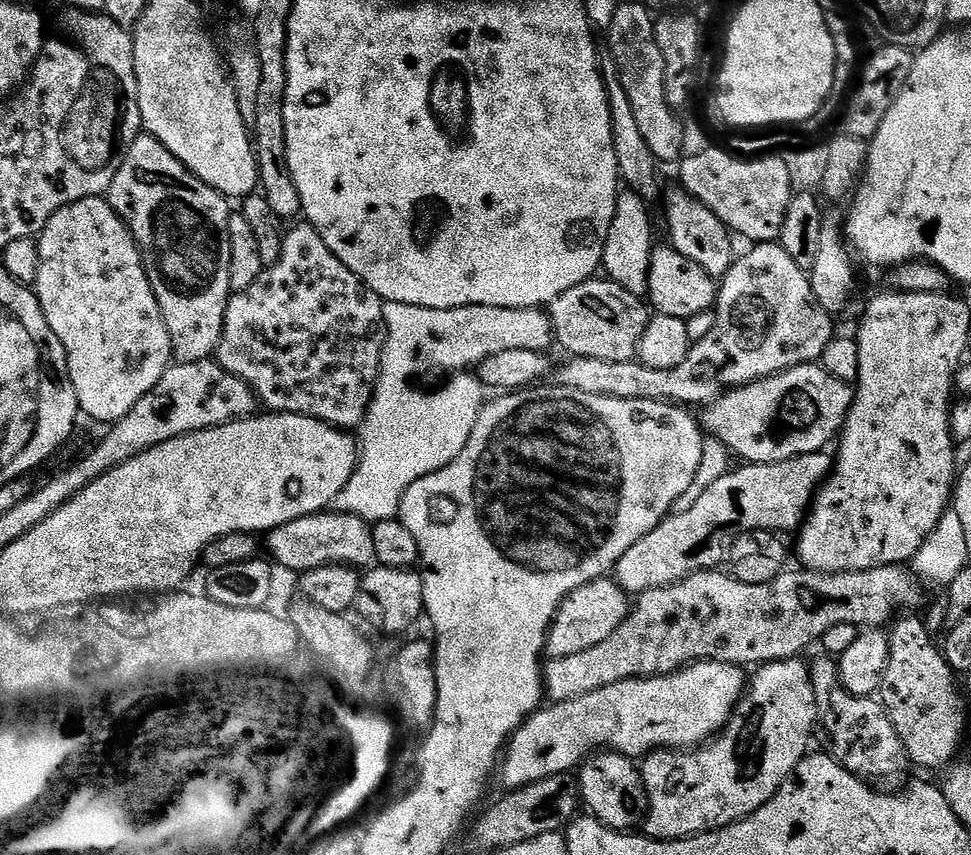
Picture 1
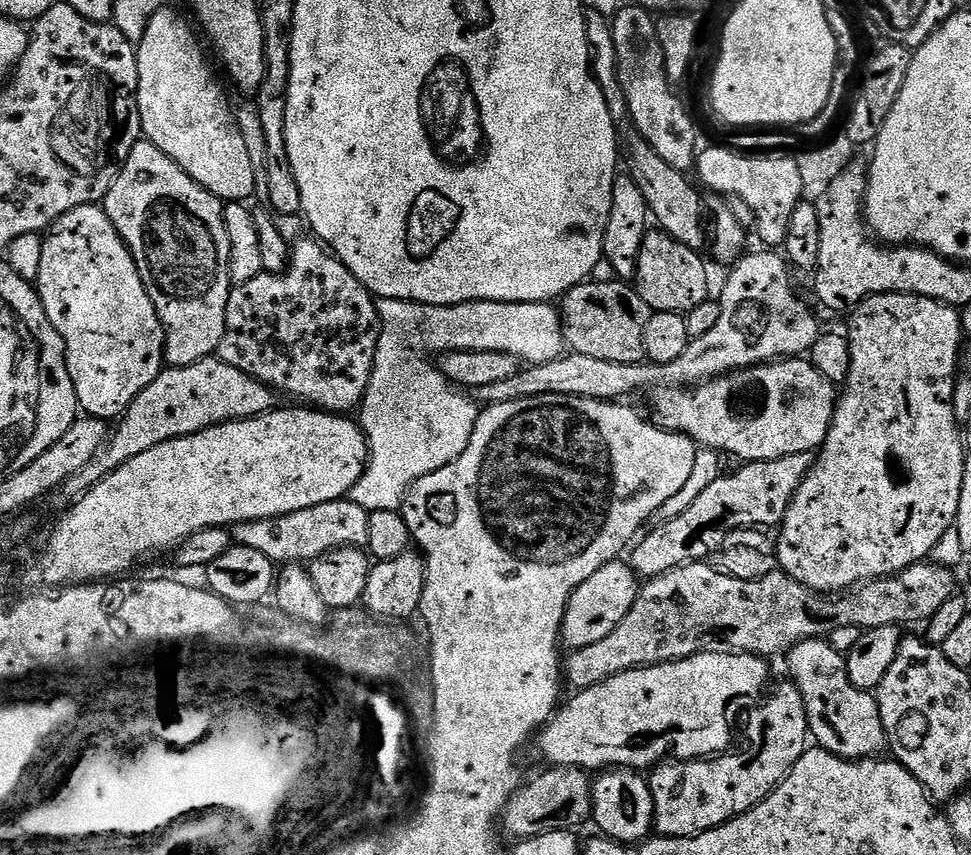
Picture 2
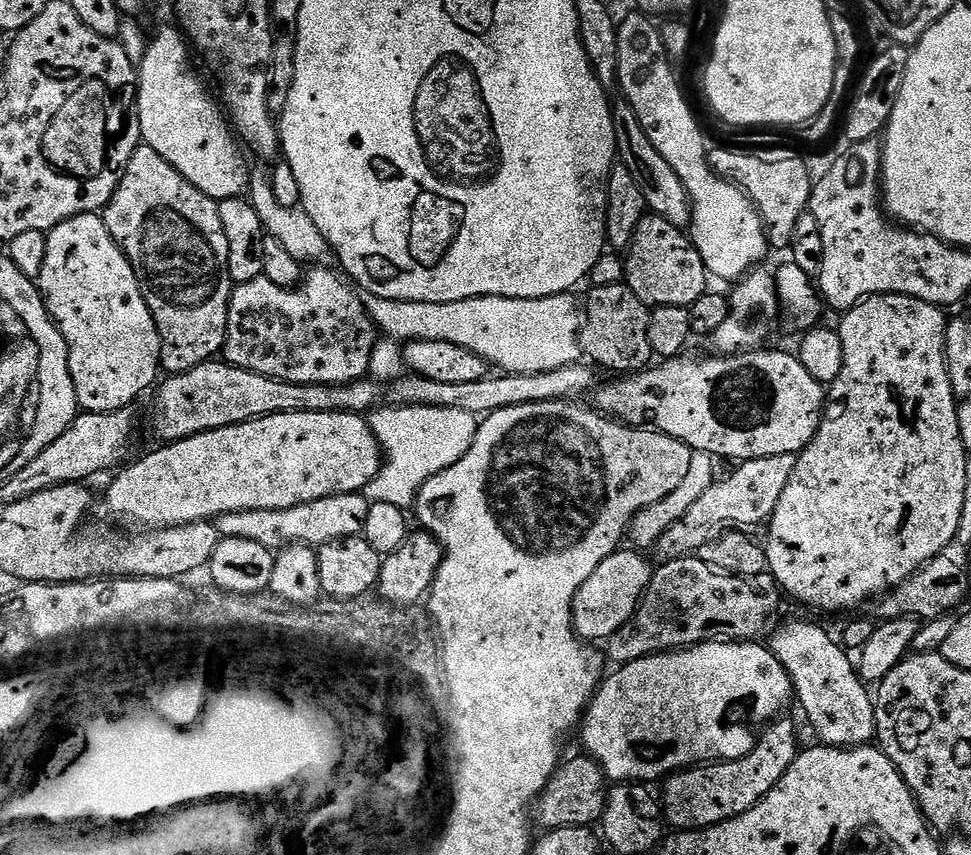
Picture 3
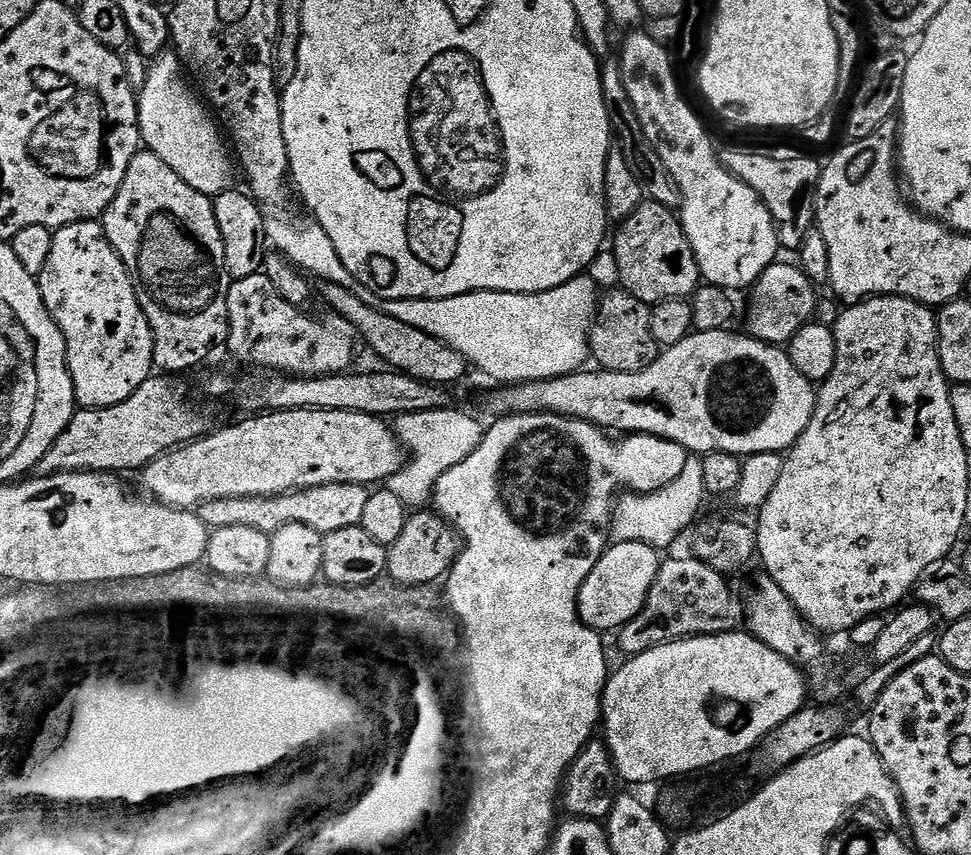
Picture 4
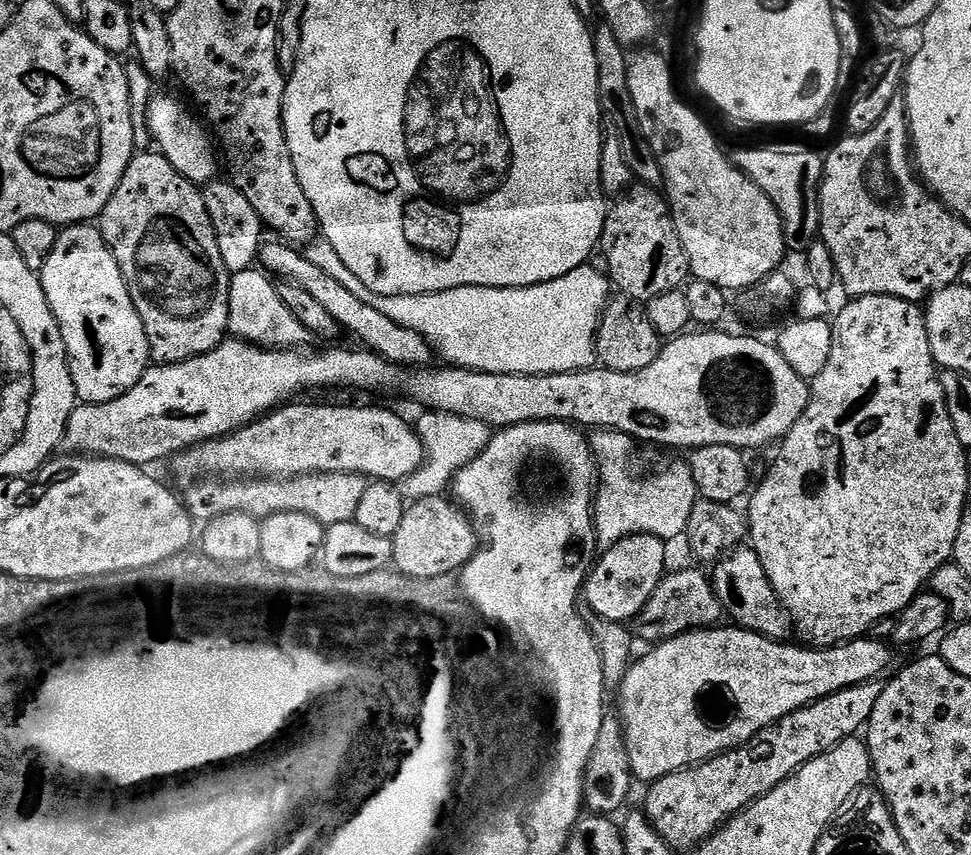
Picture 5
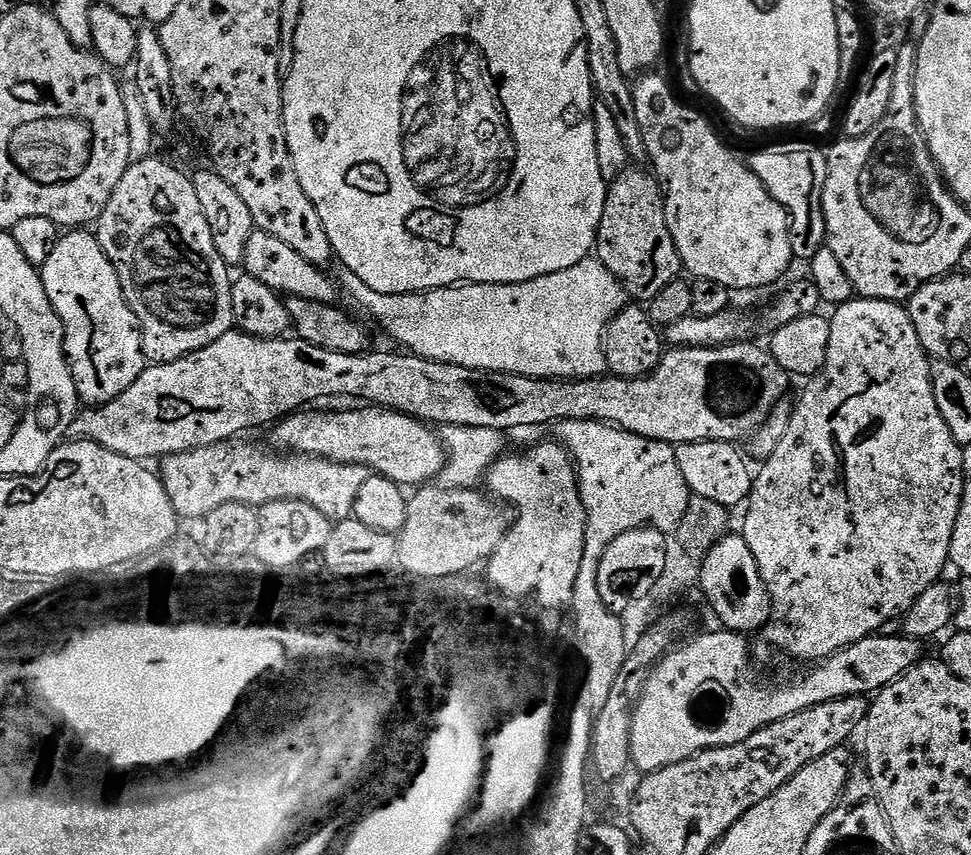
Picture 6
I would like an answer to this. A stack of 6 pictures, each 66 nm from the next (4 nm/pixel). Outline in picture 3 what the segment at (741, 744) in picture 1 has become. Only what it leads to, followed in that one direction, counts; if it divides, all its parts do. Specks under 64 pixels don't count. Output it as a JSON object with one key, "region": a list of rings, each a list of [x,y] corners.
{"region":[[[780,718],[775,722],[769,723],[761,731],[765,731],[761,736],[759,733],[758,739],[753,743],[748,756],[743,756],[737,760],[709,762],[703,766],[693,766],[673,772],[662,784],[662,787],[664,787],[663,819],[667,823],[669,820],[674,826],[673,829],[676,830],[699,830],[709,828],[715,824],[721,824],[735,816],[746,814],[746,810],[753,808],[766,794],[770,794],[770,790],[774,790],[774,786],[782,778],[782,774],[786,774],[786,770],[791,766],[798,754],[798,747],[796,748],[796,728],[790,721],[784,719]]]}

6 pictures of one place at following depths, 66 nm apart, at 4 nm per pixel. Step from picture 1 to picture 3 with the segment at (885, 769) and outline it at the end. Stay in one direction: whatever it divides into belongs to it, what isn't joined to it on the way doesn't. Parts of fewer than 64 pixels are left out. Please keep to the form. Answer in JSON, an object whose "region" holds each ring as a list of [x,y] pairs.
{"region":[[[788,620],[771,633],[772,653],[782,662],[792,683],[795,699],[816,731],[821,745],[833,748],[864,746],[876,734],[876,705],[869,685],[860,678],[857,665],[847,651],[827,632],[808,620]]]}

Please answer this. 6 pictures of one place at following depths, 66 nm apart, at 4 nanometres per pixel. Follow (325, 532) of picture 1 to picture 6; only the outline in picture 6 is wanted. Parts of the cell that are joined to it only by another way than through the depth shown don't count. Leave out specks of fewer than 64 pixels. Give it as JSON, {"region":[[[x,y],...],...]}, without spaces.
{"region":[[[237,438],[235,440],[227,440],[221,444],[215,444],[214,446],[206,446],[205,448],[199,448],[198,450],[190,450],[189,452],[183,452],[182,454],[174,454],[173,456],[165,456],[159,461],[160,468],[158,467],[158,475],[160,481],[164,484],[166,494],[170,498],[170,502],[174,506],[177,517],[183,518],[184,516],[188,520],[196,520],[196,522],[203,521],[204,517],[210,514],[210,510],[218,510],[218,506],[222,506],[226,502],[242,502],[243,504],[251,504],[253,506],[261,506],[263,504],[278,502],[279,500],[305,500],[306,503],[310,503],[315,509],[320,510],[322,514],[326,516],[331,522],[338,520],[347,520],[352,516],[354,510],[354,498],[358,498],[358,493],[363,484],[366,482],[366,478],[370,474],[370,470],[366,466],[361,464],[339,464],[333,460],[324,460],[320,456],[301,456],[299,454],[280,454],[282,456],[276,457],[274,453],[267,452],[264,448],[259,448],[256,444],[247,444],[247,439]]]}

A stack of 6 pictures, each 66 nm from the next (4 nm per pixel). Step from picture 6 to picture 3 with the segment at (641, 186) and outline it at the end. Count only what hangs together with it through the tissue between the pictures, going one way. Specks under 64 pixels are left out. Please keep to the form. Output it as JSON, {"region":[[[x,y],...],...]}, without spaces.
{"region":[[[645,214],[638,222],[638,230],[634,230],[626,256],[628,261],[624,264],[623,279],[629,290],[652,308],[678,306],[689,309],[709,291],[710,277],[702,262],[702,254],[698,254],[689,233],[666,222],[666,218]]]}

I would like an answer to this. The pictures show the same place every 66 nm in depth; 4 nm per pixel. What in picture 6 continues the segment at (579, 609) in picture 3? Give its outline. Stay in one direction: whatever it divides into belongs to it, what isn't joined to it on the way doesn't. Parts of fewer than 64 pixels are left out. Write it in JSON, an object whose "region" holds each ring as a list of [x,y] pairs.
{"region":[[[650,527],[635,528],[614,538],[606,554],[602,554],[598,574],[594,577],[594,592],[600,597],[601,604],[621,614],[630,602],[637,602],[638,598],[647,600],[668,565],[670,553],[668,540],[669,537],[665,533]]]}

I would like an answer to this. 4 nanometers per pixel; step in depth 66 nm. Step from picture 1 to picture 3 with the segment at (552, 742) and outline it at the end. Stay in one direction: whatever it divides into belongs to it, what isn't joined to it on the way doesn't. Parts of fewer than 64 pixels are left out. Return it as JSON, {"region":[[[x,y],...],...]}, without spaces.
{"region":[[[719,640],[709,644],[696,644],[692,648],[683,650],[669,650],[657,652],[654,656],[644,656],[640,660],[635,660],[629,664],[619,665],[615,669],[616,673],[612,677],[605,679],[600,687],[596,689],[596,694],[582,717],[579,725],[580,740],[584,743],[583,751],[591,756],[601,768],[604,769],[605,777],[612,782],[649,782],[648,780],[663,781],[678,772],[693,766],[703,766],[709,762],[719,762],[721,760],[737,760],[743,756],[748,756],[754,743],[754,732],[748,727],[751,724],[767,725],[775,721],[781,715],[780,712],[788,703],[793,703],[794,693],[792,683],[782,666],[778,662],[776,655],[772,653],[771,647],[765,646],[760,642],[733,642],[730,640]]]}

